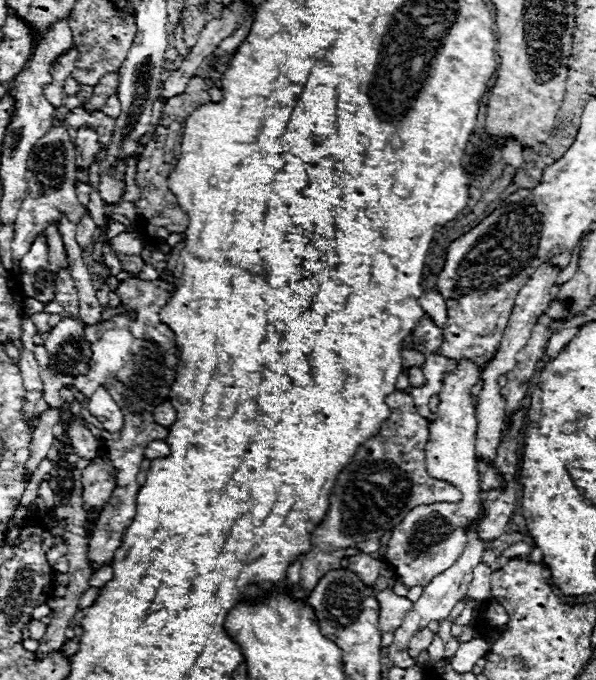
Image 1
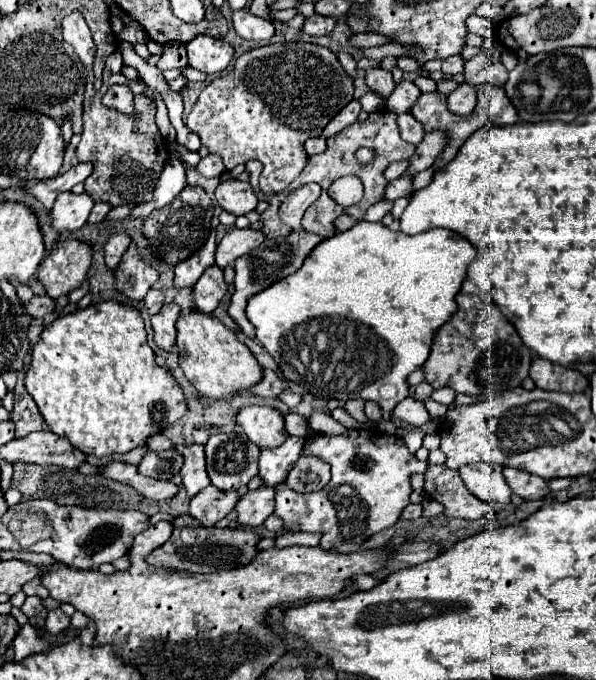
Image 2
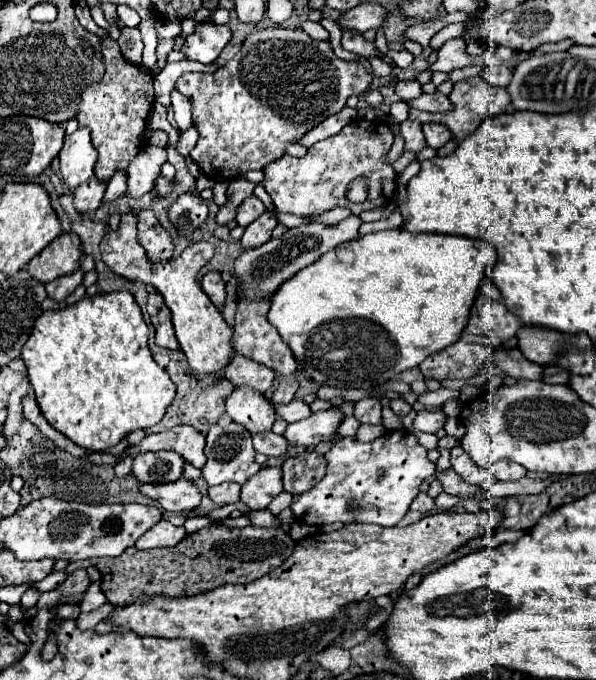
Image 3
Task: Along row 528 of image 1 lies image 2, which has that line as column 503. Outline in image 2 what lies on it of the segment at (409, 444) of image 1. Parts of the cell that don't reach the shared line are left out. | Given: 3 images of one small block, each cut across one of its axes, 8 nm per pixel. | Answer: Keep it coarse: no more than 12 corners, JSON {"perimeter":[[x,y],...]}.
{"perimeter":[[460,292],[422,366],[432,388],[522,386],[532,350],[482,296]]}

